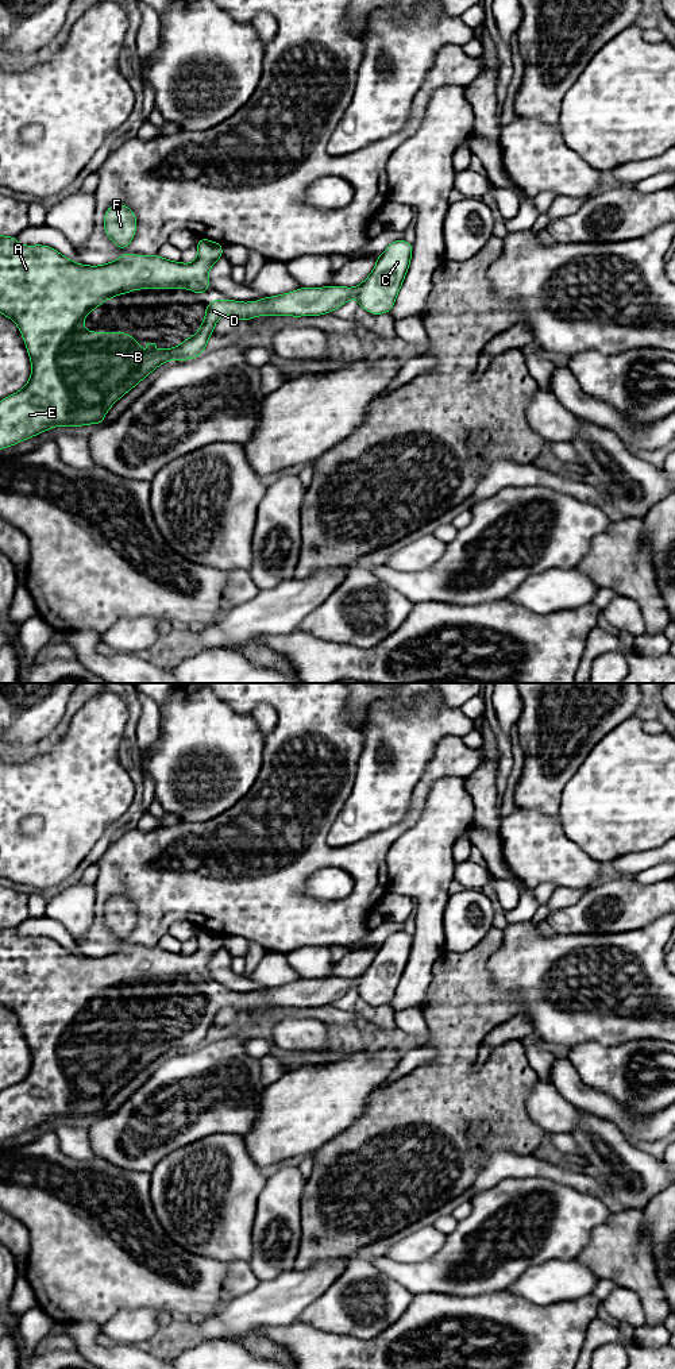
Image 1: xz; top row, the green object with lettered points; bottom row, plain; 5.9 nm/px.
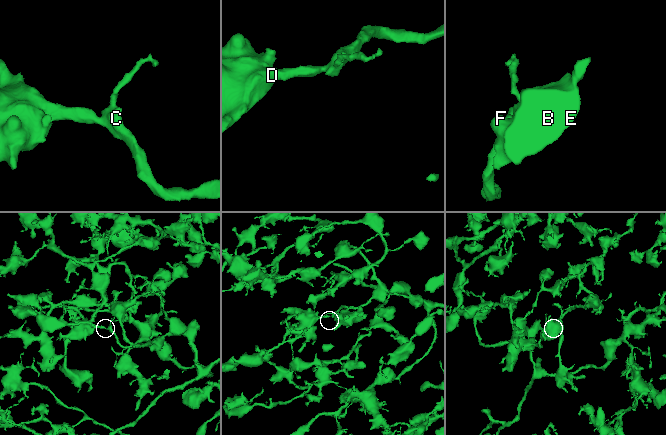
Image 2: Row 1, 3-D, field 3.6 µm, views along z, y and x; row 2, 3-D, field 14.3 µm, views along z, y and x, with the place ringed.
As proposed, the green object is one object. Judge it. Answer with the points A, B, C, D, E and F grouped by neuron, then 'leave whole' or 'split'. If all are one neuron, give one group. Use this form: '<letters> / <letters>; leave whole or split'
A B C D E F; leave whole

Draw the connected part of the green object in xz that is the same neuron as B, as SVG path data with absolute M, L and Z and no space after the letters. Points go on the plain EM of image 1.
M0 926L0 1004L19 1018L32 1057L28 1075L0 1092L0 1141L57 1117L101 1117L109 1099L158 1057L173 1050L200 1048L223 1006L231 1006L238 1013L263 1006L320 1007L340 999L352 988L371 1006L389 1004L408 964L413 936L404 930L392 933L377 948L370 967L356 979L300 979L251 994L212 991L205 998L205 1011L200 1015L200 1022L177 1040L158 1040L155 1034L147 1034L146 1044L142 1045L140 1036L128 1023L88 1023L81 1017L89 1002L96 1002L104 991L112 991L115 986L128 986L138 980L192 980L196 986L204 986L211 979L211 957L223 948L223 936L198 929L196 940L198 948L188 956L163 950L158 945L124 945L107 956L86 957L68 950L49 937L22 937L16 928Z

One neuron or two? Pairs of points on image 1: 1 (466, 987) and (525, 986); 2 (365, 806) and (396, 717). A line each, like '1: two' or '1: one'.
1: two
2: one

